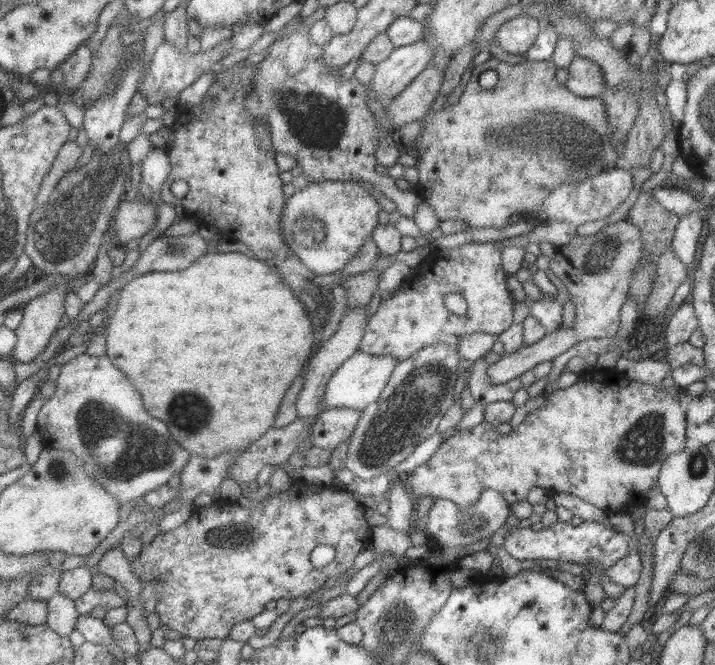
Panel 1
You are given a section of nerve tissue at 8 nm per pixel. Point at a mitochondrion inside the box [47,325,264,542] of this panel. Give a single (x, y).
(144, 452)

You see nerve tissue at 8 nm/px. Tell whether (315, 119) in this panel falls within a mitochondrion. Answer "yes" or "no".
yes

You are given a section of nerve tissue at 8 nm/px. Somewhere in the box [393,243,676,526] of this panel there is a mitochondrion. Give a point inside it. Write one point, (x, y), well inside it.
(640, 446)

